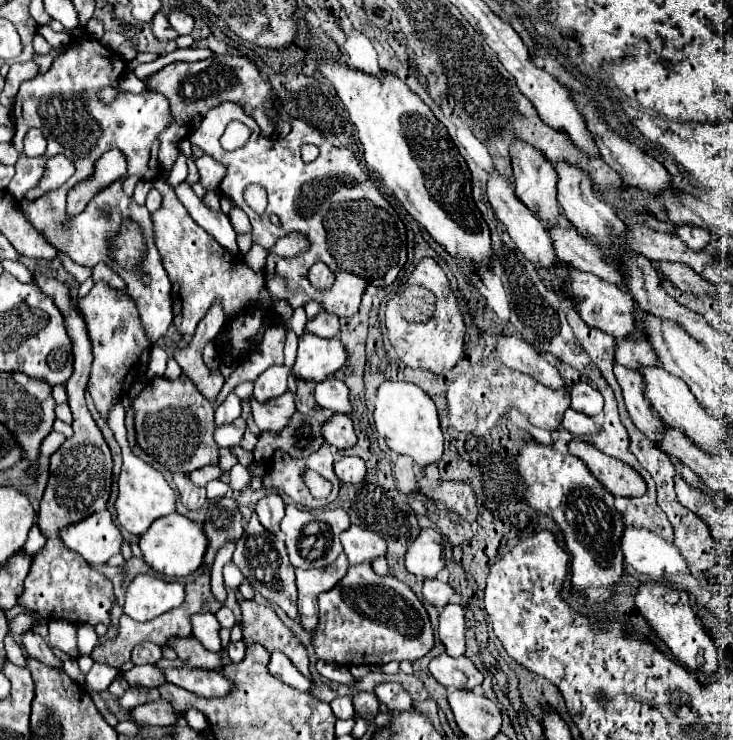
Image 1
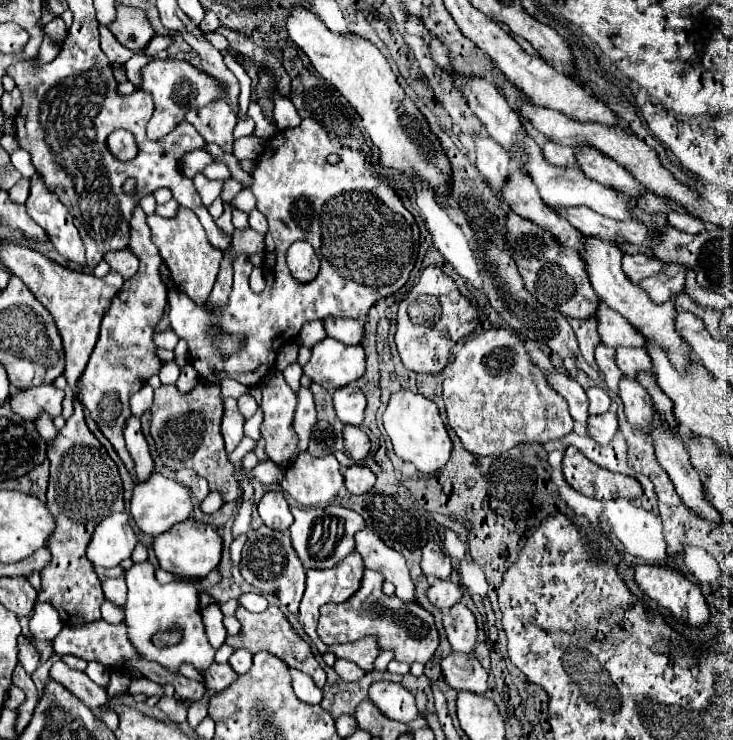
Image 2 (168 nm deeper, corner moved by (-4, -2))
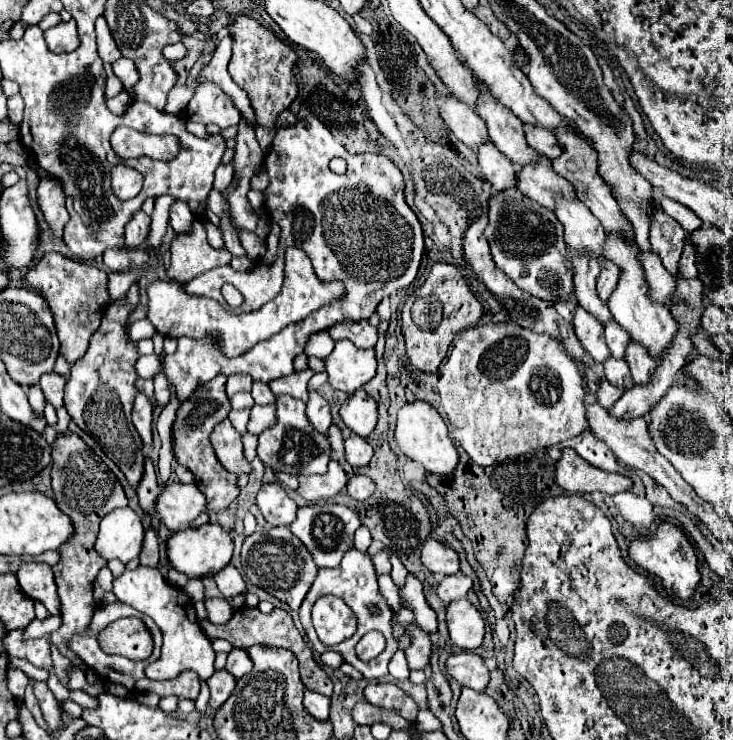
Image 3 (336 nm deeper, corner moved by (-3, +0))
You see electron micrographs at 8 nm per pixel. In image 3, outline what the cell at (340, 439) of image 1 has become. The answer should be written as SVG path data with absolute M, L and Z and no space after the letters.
M351 433L351 437L345 439L345 459L353 467L365 467L371 461L373 447L359 435Z

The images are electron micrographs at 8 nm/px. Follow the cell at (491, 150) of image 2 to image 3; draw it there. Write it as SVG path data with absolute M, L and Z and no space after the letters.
M449 95L447 99L443 99L439 103L439 113L449 125L449 129L455 133L455 137L473 151L477 151L479 145L491 141L485 121L479 115L475 115L475 111L469 105L455 101L455 97Z

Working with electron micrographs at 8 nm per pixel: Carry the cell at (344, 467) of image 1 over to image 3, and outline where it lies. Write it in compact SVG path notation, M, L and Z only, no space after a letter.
M351 475L347 481L347 491L351 497L365 501L367 497L371 497L371 493L375 491L375 483L367 477L367 475Z

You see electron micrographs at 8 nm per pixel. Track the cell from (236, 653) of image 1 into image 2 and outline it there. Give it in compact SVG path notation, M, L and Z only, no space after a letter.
M236 649L232 653L232 657L228 659L228 663L232 665L232 669L238 673L238 675L244 675L250 671L252 667L252 653L246 651L246 649Z

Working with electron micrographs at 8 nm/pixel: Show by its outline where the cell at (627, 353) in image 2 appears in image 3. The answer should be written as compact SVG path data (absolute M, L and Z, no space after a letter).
M611 321L605 327L605 339L607 339L607 345L611 349L611 355L615 359L623 359L625 357L625 351L627 351L627 345L631 343L629 333L623 331L619 325L615 325L615 321Z

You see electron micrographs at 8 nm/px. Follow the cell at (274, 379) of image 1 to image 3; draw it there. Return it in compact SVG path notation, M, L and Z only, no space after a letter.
M287 395L277 397L277 423L267 427L259 435L257 455L273 471L291 471L291 473L325 473L329 461L329 441L325 435L315 433L305 415L305 403Z

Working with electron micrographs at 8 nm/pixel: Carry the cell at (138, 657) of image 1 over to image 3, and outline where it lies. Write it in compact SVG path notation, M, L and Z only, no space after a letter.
M139 565L133 571L125 569L123 575L113 581L113 593L125 605L149 615L163 633L163 655L147 667L147 677L173 679L183 671L195 671L201 679L207 679L211 673L215 673L215 667L213 667L215 651L211 647L209 637L199 627L193 601L183 589L171 585L157 567Z

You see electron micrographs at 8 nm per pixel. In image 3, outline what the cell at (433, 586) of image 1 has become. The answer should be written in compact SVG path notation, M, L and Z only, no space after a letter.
M455 573L455 575L449 575L449 577L443 577L439 587L437 587L437 597L449 605L451 601L457 601L457 599L463 599L465 593L471 589L473 581L469 577L465 577L463 573Z

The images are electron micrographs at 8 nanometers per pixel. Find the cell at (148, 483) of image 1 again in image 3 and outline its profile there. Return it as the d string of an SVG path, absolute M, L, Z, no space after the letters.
M167 483L155 503L155 519L171 531L187 529L205 511L205 497L195 483Z

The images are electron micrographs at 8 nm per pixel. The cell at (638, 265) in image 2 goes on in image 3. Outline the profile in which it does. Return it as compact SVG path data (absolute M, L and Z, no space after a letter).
M603 261L601 265L601 273L597 279L597 289L599 289L599 297L607 303L607 297L615 291L617 283L619 283L619 267L611 261Z

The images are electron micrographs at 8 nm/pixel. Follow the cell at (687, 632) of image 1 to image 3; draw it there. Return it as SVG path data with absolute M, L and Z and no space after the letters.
M663 521L659 525L659 529L655 531L655 535L651 535L643 541L633 541L629 545L629 557L647 573L657 575L663 583L663 589L669 591L671 595L675 595L677 599L685 601L695 595L695 587L701 579L701 575L697 571L697 557L695 557L691 543L685 537L685 533L681 529L677 529L677 525Z

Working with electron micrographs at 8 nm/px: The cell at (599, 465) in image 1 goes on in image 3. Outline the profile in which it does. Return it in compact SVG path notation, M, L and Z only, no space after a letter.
M563 449L561 459L555 465L555 483L569 493L593 493L601 491L607 495L617 495L631 489L633 481L619 473L603 473L591 463L583 461L573 449Z

